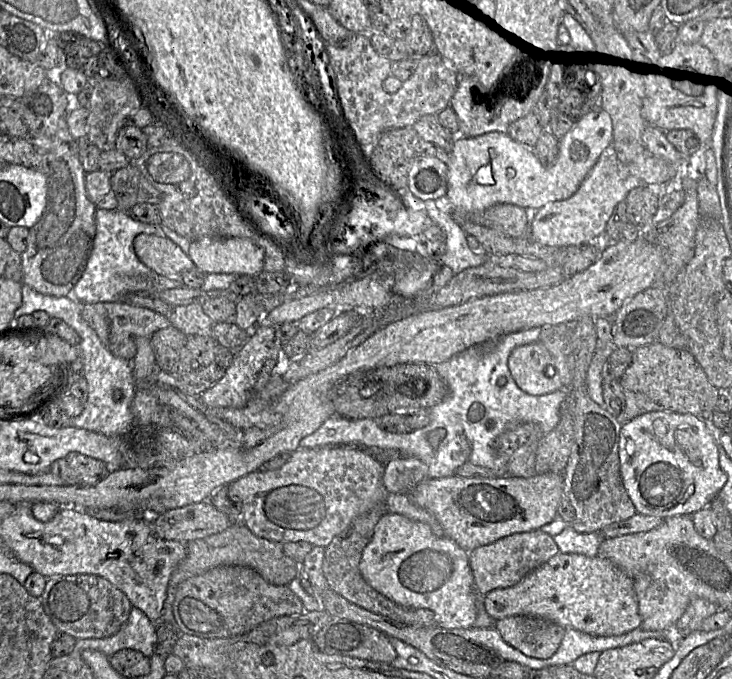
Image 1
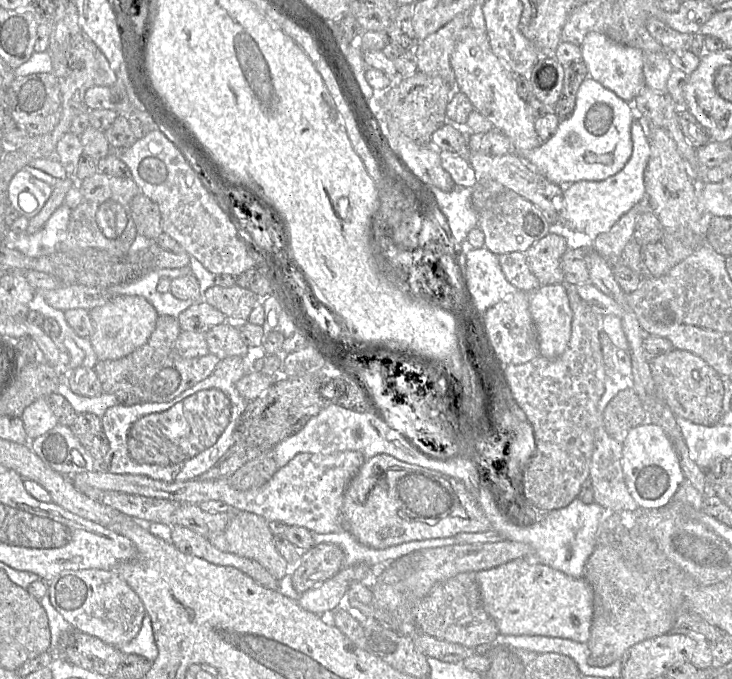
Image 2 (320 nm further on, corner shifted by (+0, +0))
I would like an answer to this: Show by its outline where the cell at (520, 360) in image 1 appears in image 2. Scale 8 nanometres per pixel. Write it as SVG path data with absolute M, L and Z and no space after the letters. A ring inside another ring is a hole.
M564 283L541 285L530 292L529 311L536 327L540 355L549 359L561 356L572 330L568 286Z

